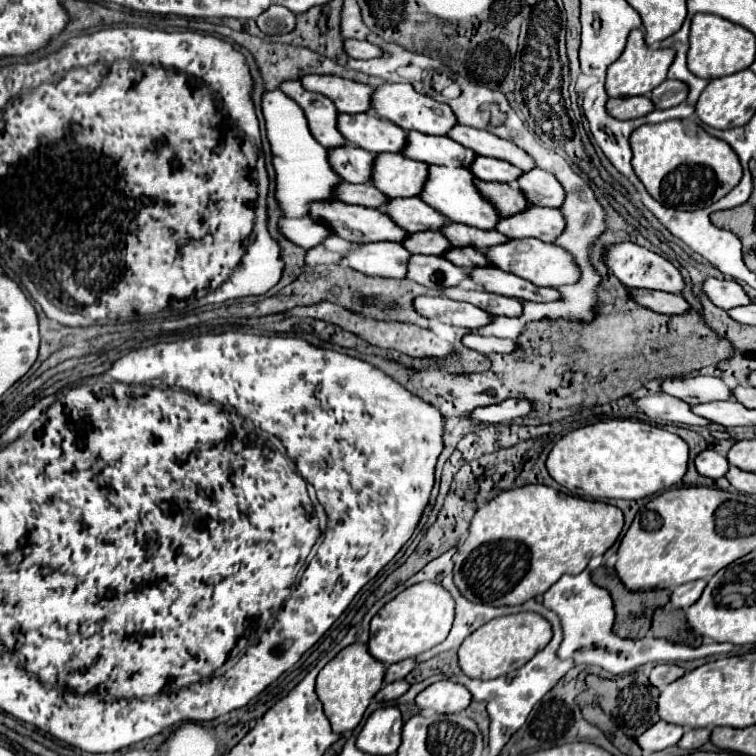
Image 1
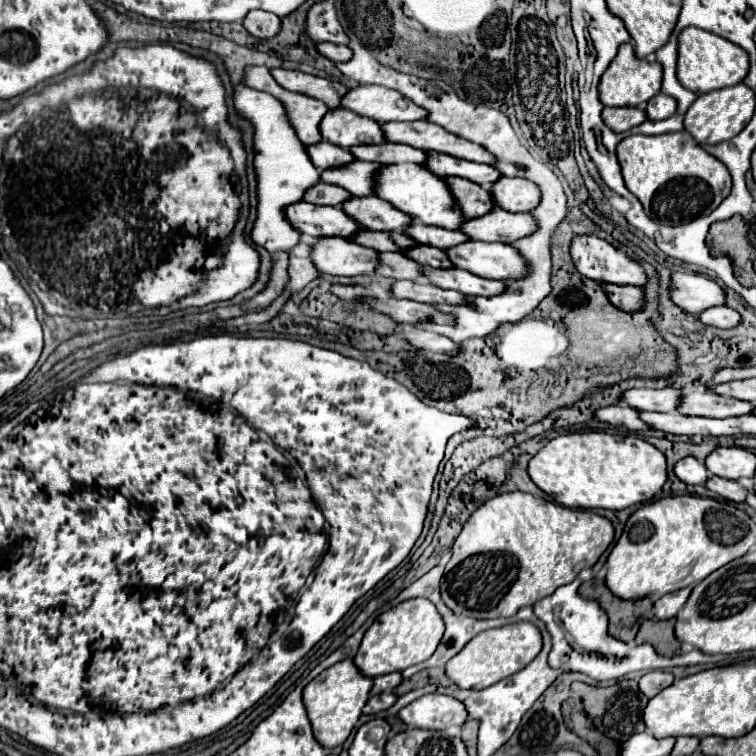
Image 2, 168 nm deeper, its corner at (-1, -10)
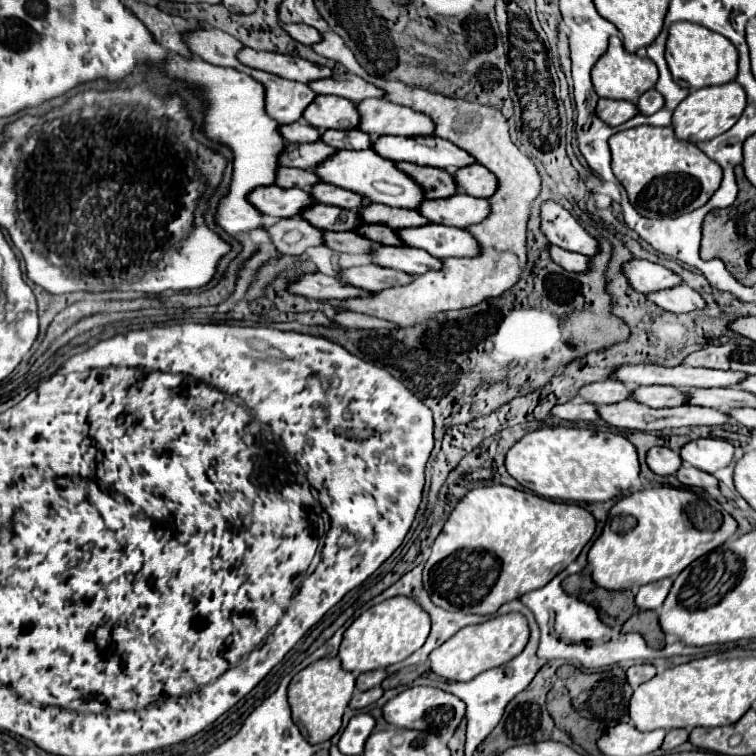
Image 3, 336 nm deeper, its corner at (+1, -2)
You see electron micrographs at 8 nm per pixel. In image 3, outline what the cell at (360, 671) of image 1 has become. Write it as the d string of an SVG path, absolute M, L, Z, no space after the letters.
M320 658L292 678L288 686L288 702L294 714L294 722L300 726L310 744L326 742L340 730L342 716L348 708L354 686L356 676L342 668L340 658Z

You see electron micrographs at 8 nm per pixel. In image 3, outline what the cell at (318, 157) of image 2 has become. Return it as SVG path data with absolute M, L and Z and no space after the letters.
M294 122L292 126L280 126L280 134L292 144L318 142L322 136L320 130L316 130L314 126L308 126L306 122Z

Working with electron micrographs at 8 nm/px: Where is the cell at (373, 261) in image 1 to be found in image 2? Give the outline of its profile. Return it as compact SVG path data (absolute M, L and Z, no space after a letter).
M318 238L312 246L310 260L320 274L374 274L378 266L378 252L372 248L358 246L344 238Z

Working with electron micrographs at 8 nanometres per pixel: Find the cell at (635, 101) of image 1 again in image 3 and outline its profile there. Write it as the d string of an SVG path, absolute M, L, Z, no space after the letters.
M598 100L596 114L608 126L620 126L626 120L634 118L638 114L638 108L634 102L628 100Z

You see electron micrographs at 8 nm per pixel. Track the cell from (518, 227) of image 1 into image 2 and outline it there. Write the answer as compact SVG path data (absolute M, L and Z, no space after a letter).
M490 210L486 218L470 218L466 220L466 228L462 232L472 238L492 238L492 242L510 244L522 236L528 236L536 230L536 222L530 214L514 214L508 210Z

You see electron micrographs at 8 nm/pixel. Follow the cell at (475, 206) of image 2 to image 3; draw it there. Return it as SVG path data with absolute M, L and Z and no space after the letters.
M398 162L396 166L400 166L400 170L404 170L406 174L412 174L412 178L416 178L416 182L420 182L420 186L424 186L424 194L428 194L430 200L450 198L450 196L458 194L458 184L448 170L420 166L420 164L412 164L412 162Z

